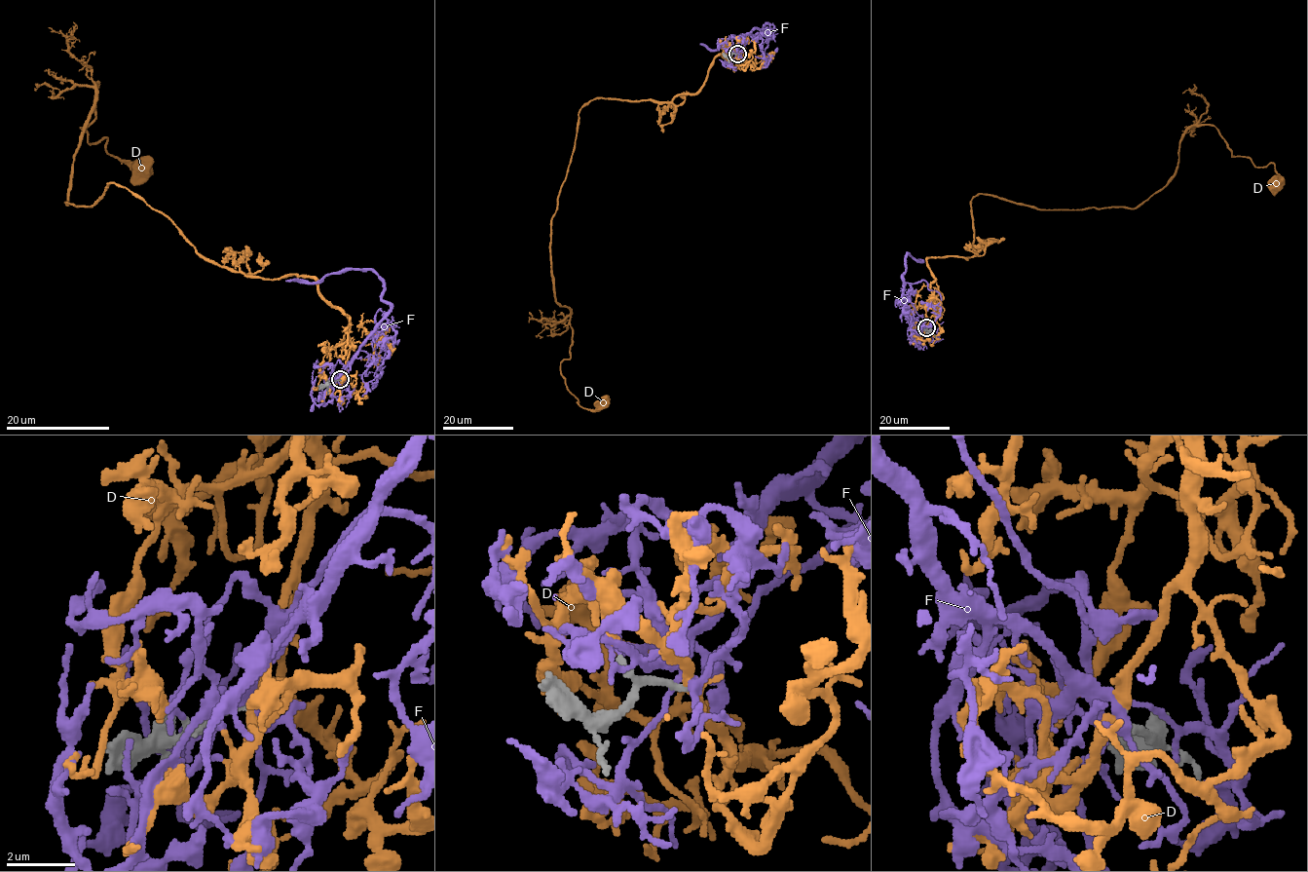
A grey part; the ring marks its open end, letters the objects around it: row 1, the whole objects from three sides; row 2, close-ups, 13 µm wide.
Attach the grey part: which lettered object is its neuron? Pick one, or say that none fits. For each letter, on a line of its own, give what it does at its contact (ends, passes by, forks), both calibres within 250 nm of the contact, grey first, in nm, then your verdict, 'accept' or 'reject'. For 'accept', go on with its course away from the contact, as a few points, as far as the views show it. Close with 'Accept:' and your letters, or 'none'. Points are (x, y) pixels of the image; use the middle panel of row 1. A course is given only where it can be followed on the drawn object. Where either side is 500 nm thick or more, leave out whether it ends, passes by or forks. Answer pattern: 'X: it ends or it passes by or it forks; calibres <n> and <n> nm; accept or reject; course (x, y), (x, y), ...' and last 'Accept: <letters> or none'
D: it forks; calibres 180 and 260 nm; accept; course (736, 55), (694, 94), (594, 97), (579, 113), (550, 227), (553, 291), (573, 330), (566, 389), (603, 403)
F: it forks; calibres 190 and 200 nm; reject
Accept: D

